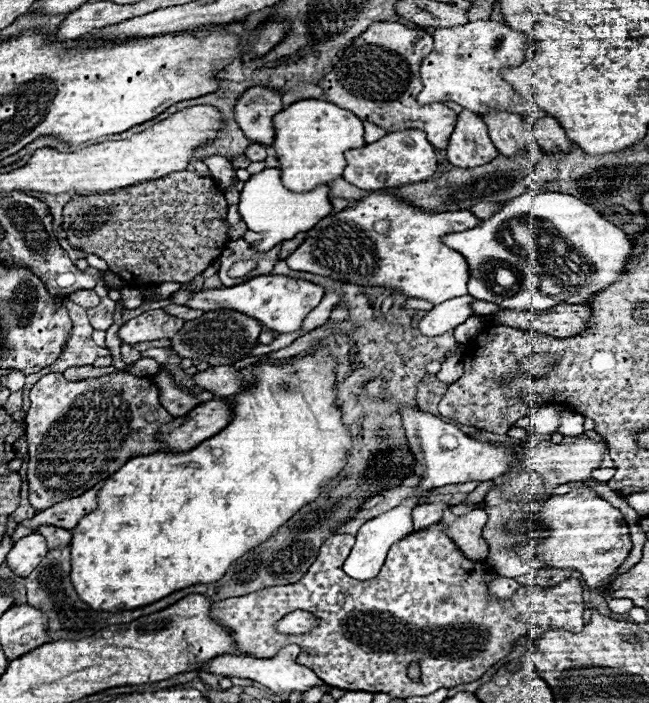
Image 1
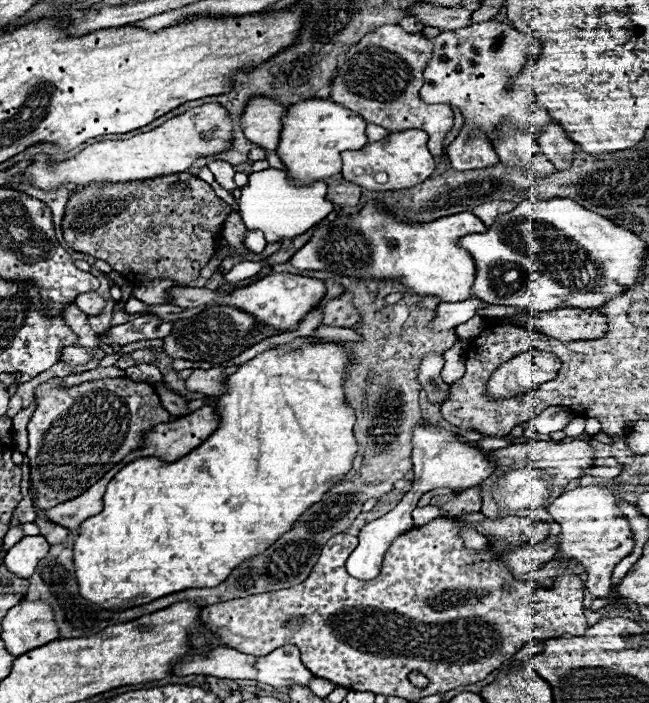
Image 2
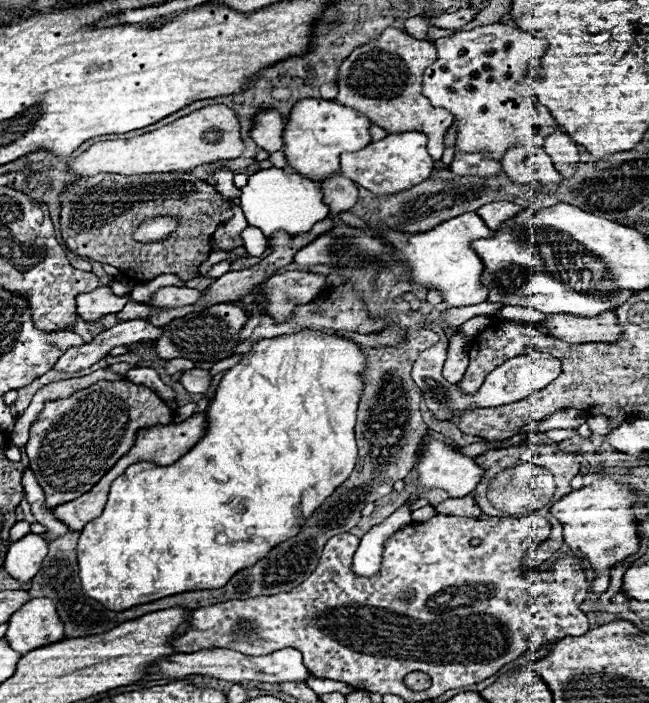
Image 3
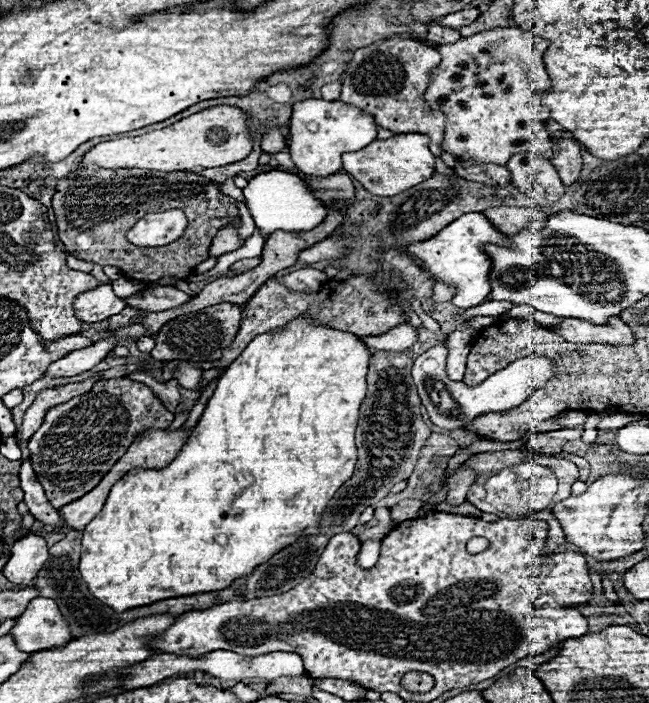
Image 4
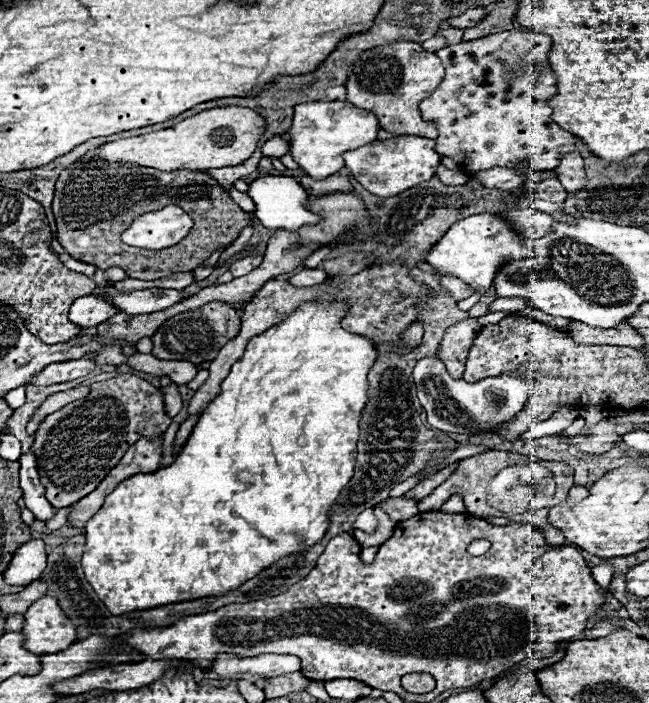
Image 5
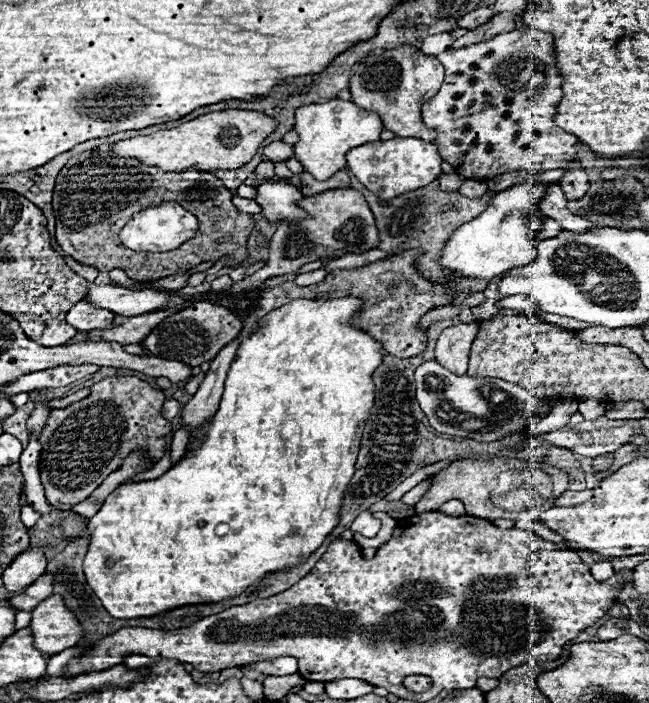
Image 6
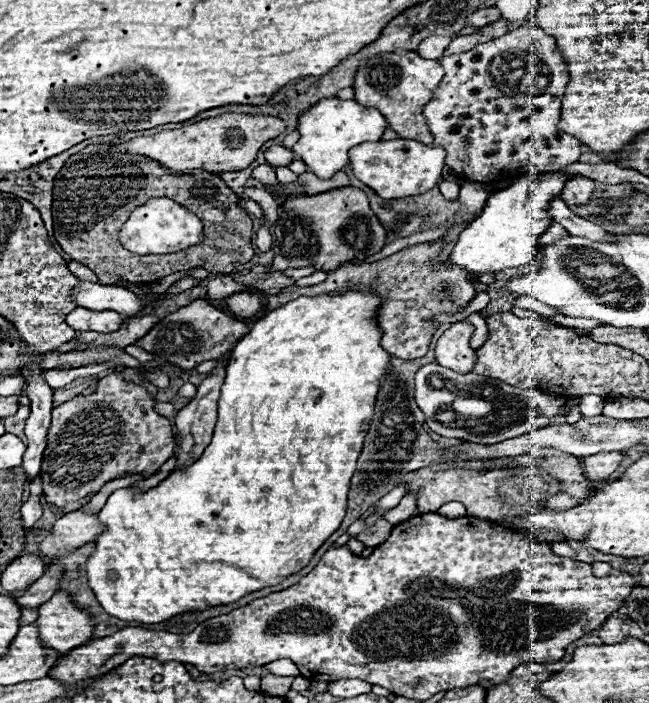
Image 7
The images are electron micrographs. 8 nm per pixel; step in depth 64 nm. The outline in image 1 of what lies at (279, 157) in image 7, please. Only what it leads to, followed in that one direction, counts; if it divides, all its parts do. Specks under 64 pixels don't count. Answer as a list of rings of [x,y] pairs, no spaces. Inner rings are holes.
[[[254,86],[240,96],[238,104],[234,106],[234,116],[250,142],[272,146],[276,136],[272,120],[282,110],[282,96],[278,92]]]

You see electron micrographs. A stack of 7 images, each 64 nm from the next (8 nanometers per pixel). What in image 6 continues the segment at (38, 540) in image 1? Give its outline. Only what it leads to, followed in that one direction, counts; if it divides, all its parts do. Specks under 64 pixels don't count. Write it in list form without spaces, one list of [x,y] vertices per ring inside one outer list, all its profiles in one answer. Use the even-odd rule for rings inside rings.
[[[30,548],[12,560],[2,574],[2,582],[10,592],[16,592],[38,580],[42,574],[46,574],[44,552],[42,548]]]

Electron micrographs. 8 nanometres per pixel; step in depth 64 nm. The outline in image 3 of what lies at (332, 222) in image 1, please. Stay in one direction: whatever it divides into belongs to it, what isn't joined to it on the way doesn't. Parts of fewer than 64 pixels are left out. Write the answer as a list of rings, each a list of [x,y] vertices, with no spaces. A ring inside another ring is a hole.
[[[476,212],[460,214],[452,220],[442,222],[430,232],[424,234],[400,234],[400,232],[384,232],[382,236],[370,236],[368,230],[352,228],[346,224],[334,226],[324,236],[316,238],[312,244],[304,246],[294,262],[302,266],[314,264],[330,264],[330,266],[356,266],[368,258],[378,258],[382,264],[388,260],[402,260],[412,270],[412,280],[426,288],[438,288],[444,292],[444,302],[454,308],[470,306],[486,302],[488,290],[480,284],[480,276],[484,272],[484,262],[476,256],[470,246],[472,240],[480,240],[480,236],[490,236],[492,230],[484,224],[484,220]]]

